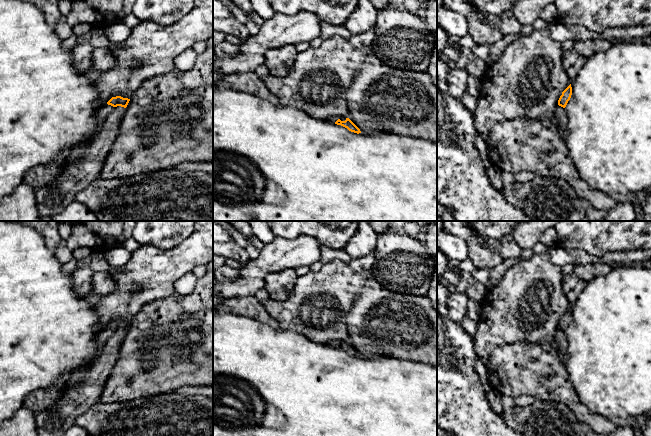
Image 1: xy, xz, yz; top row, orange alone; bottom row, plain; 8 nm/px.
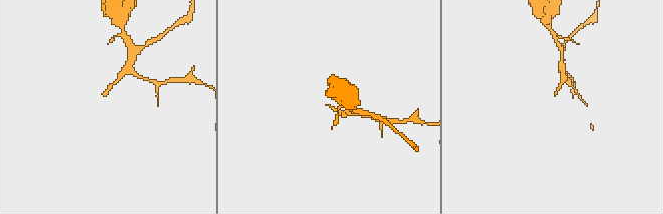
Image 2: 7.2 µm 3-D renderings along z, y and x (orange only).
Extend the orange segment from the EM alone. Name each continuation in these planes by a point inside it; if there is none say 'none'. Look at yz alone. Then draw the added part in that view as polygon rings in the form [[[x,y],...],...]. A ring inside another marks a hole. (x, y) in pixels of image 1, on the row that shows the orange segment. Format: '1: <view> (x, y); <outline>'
1: yz (560, 115); [[[557,106],[554,115],[557,123],[557,127],[561,136],[565,137],[566,135],[566,125],[567,125],[567,113],[565,108]]]

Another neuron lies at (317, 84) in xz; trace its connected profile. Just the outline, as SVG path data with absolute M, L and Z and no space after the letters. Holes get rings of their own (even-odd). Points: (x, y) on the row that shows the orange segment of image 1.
M333 35L322 40L318 48L310 47L298 52L295 63L286 76L270 75L264 81L285 107L298 109L318 120L326 120L331 116L349 118L347 92L356 72L371 52L370 48L355 48L343 37Z

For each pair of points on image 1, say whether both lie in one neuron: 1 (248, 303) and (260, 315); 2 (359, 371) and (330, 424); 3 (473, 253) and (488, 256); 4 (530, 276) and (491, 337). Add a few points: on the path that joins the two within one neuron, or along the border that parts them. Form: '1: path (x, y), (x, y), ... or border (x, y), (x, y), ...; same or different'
1: path (251, 306), (257, 312); same
2: path (359, 384), (359, 387), (340, 406), (340, 411); same
3: path (477, 253), (480, 256), (484, 256); same
4: path (523, 291), (517, 298), (515, 308), (502, 322); same

